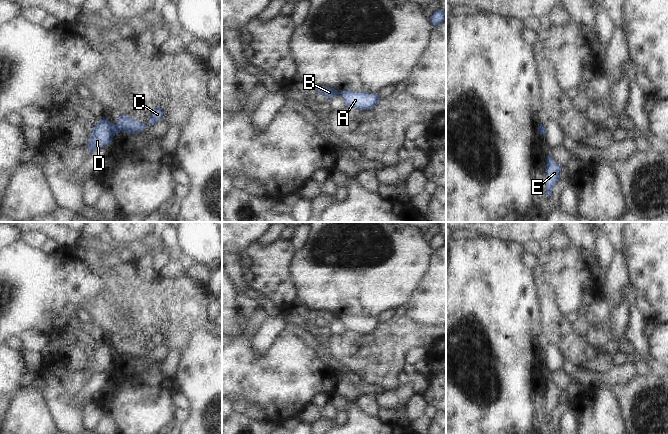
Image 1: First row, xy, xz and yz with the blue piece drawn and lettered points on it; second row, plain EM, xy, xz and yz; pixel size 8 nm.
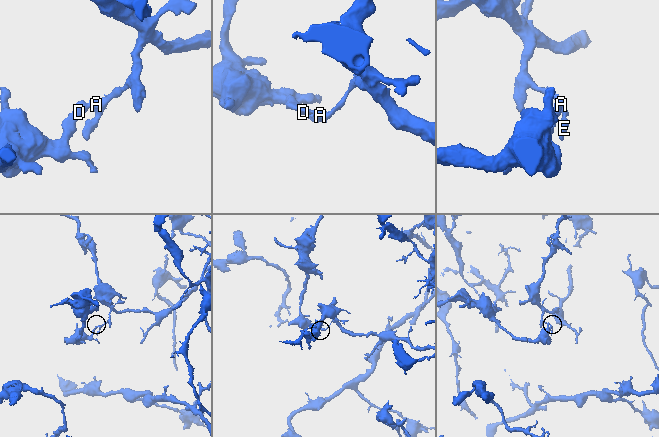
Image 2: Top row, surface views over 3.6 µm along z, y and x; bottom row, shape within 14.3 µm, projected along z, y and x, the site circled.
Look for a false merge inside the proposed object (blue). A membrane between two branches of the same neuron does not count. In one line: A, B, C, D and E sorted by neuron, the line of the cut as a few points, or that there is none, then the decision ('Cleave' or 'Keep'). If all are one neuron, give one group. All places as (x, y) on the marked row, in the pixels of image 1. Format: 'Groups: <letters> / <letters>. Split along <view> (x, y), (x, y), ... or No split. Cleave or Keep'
Groups: A C E / B D. Split along xy (116, 124), (120, 130). Cleave

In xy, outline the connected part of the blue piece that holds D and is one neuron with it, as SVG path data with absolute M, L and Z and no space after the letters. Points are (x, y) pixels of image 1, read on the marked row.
M104 117L100 119L100 122L93 126L90 140L87 143L89 153L111 144L113 137L118 133L120 133L120 128L117 124L108 121Z

